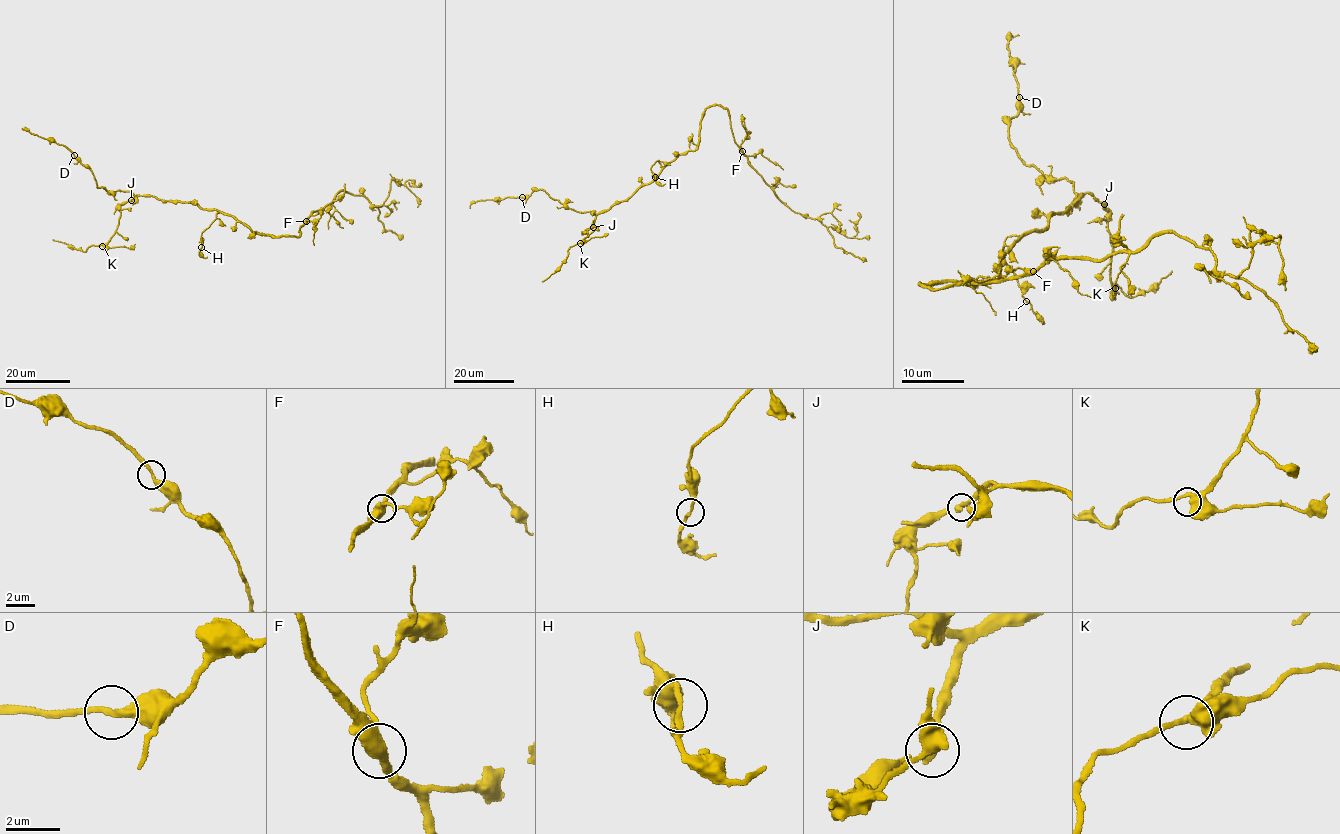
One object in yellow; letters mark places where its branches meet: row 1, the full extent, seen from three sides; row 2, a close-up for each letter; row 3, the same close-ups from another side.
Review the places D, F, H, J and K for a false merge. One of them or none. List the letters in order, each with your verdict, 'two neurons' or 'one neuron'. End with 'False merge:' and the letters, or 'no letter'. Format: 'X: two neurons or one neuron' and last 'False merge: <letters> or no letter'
D: one neuron
F: one neuron
H: one neuron
J: one neuron
K: one neuron
False merge: no letter

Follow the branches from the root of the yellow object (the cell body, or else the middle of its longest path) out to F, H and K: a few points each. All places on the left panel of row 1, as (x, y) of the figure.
F: (267, 235), (300, 236), (299, 228), (306, 221)
H: (267, 235), (253, 232), (233, 217), (216, 212), (216, 218), (201, 235), (201, 247)
K: (267, 235), (196, 203), (138, 195), (120, 206), (116, 231), (102, 246)

